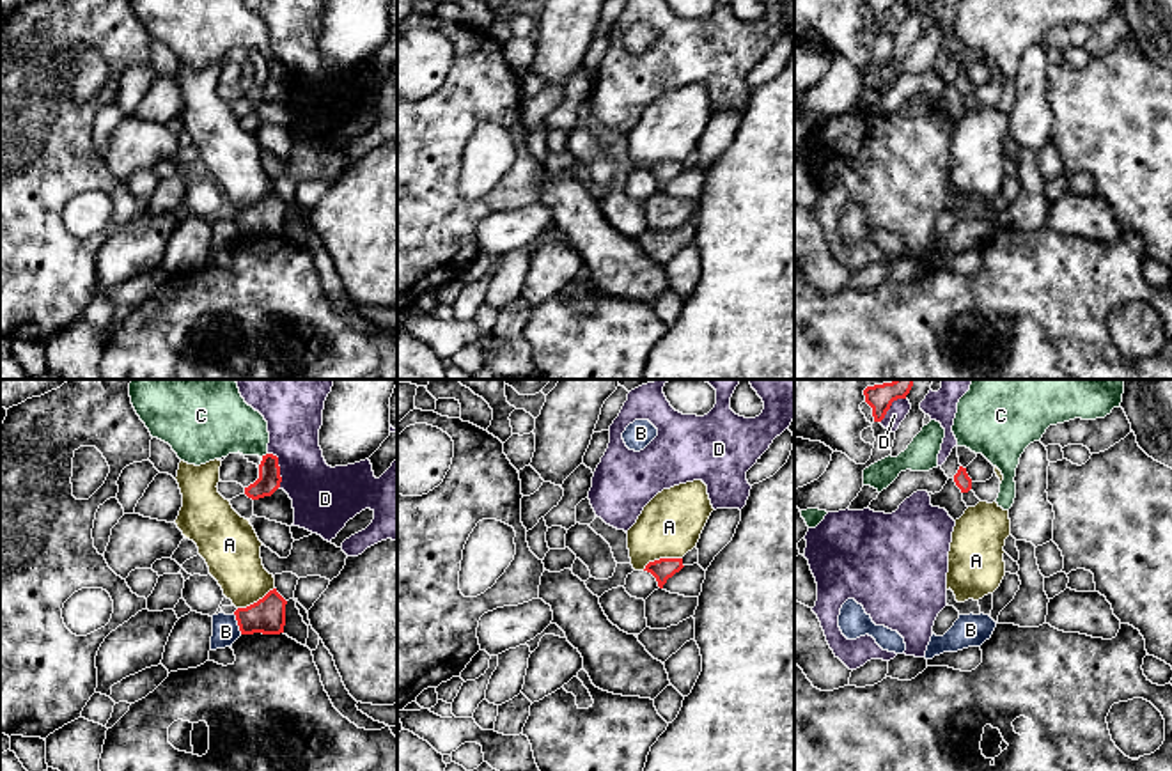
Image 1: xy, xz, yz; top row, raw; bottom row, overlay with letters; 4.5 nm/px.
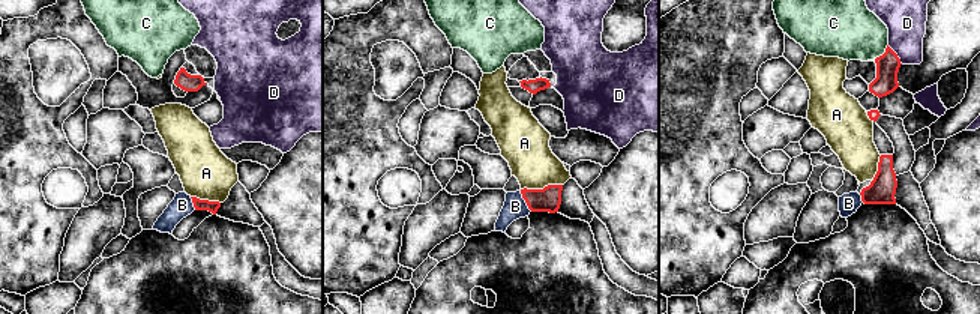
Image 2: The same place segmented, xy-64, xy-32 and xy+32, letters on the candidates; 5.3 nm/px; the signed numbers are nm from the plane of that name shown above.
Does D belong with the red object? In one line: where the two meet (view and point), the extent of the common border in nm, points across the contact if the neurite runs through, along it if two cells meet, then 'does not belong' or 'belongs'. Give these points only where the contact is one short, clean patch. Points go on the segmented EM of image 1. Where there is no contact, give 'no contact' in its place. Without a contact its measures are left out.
xy (279, 468) | 170 nm | does not belong

